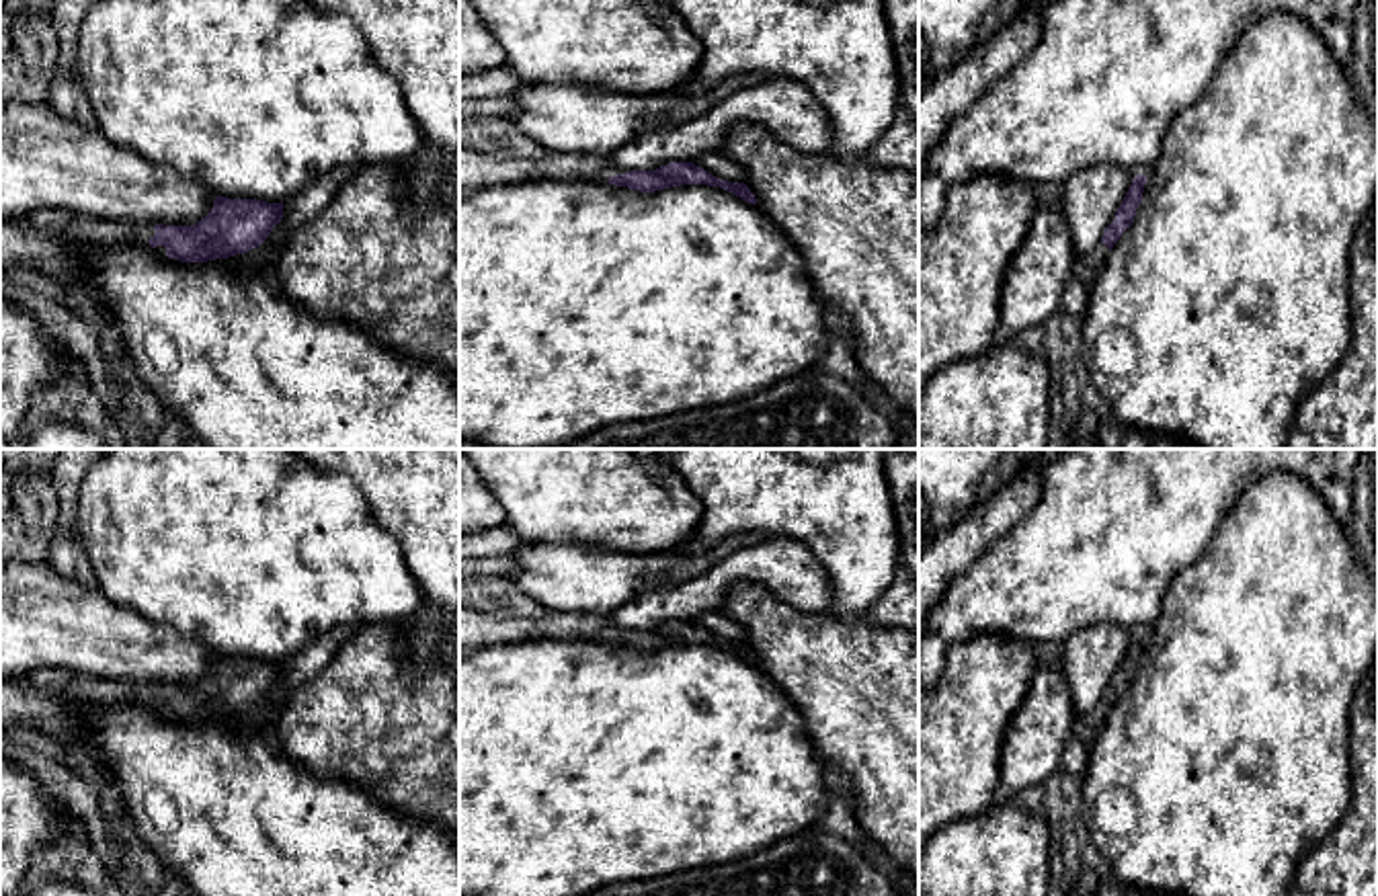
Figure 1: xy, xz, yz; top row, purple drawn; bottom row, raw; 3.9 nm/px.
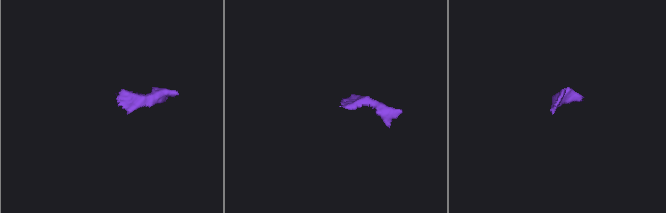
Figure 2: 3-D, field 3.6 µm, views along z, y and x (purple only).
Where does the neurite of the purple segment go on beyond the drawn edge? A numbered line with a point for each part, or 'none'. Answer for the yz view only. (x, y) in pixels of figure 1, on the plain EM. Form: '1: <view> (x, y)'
1: yz (1087, 726)

